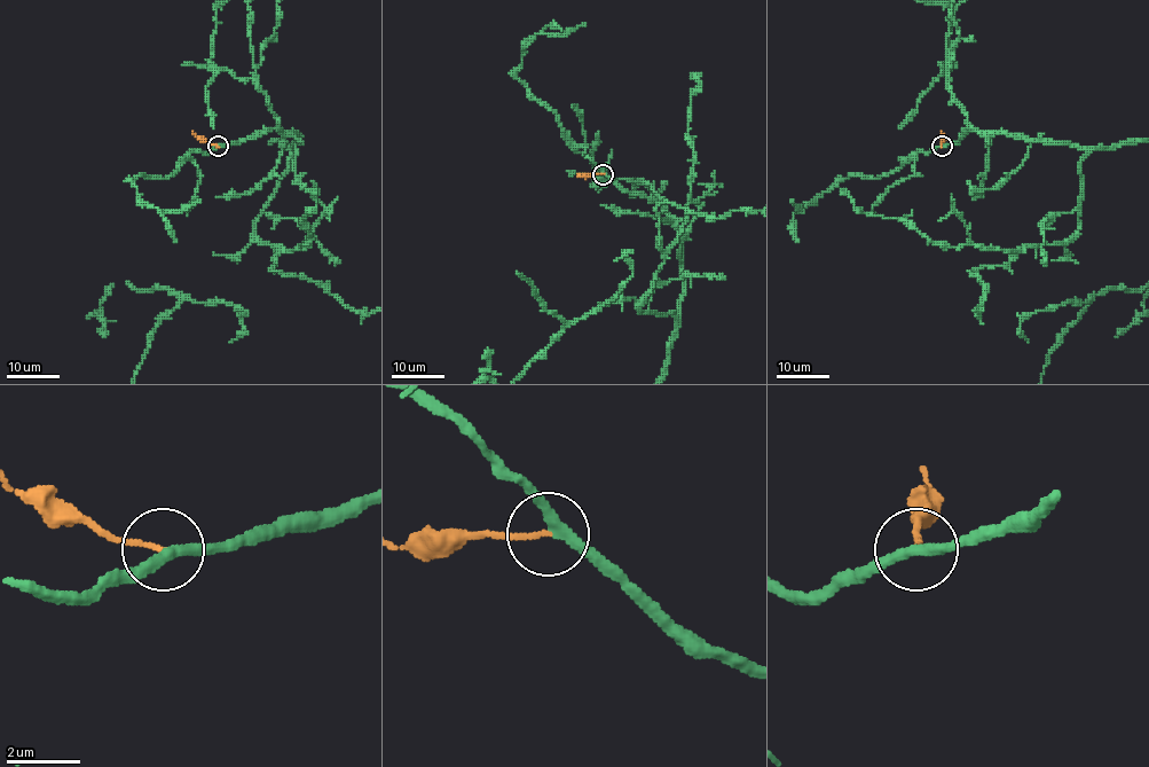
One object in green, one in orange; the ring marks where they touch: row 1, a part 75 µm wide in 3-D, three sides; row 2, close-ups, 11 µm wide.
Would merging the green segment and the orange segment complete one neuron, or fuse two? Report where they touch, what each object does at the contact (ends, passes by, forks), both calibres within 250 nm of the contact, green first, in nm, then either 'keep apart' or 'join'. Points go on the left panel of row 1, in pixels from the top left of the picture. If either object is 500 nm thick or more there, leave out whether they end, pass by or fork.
(218, 146) | green passes by | orange ends | 280/140 nm | join

